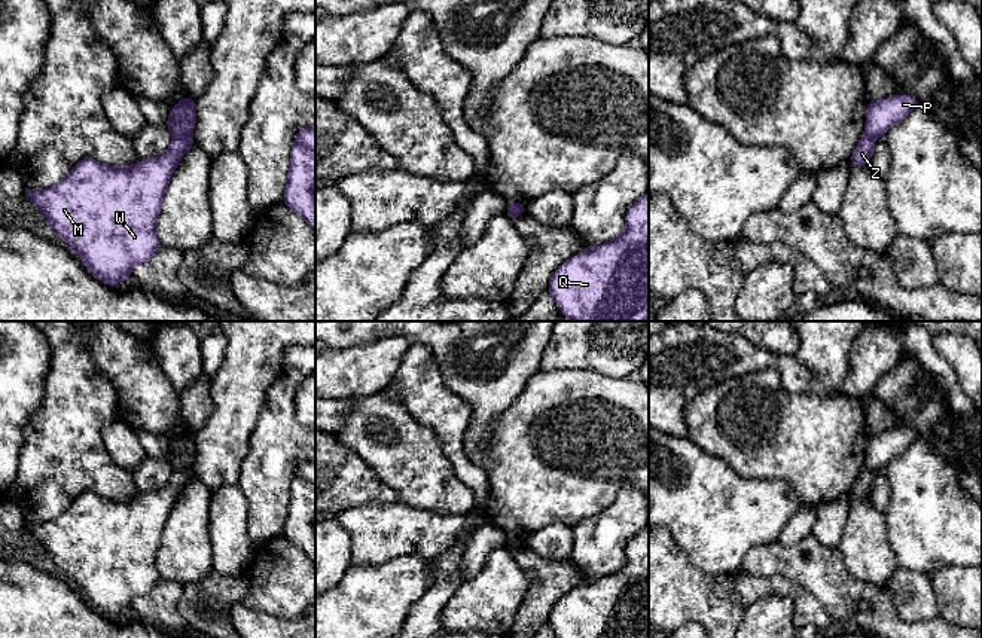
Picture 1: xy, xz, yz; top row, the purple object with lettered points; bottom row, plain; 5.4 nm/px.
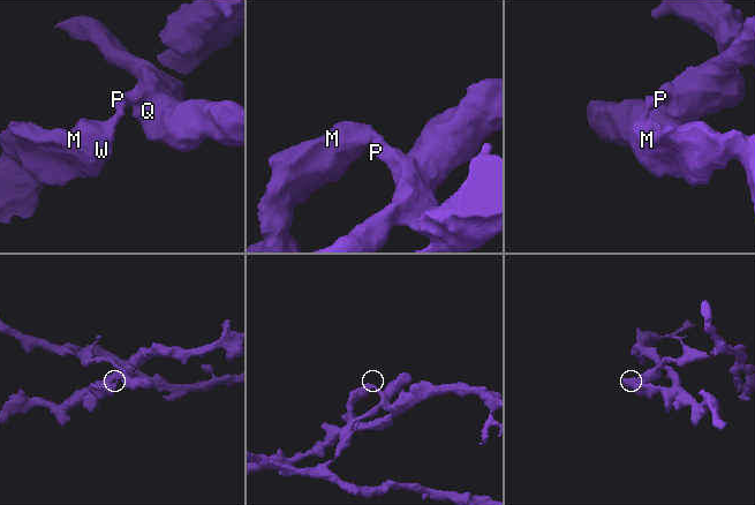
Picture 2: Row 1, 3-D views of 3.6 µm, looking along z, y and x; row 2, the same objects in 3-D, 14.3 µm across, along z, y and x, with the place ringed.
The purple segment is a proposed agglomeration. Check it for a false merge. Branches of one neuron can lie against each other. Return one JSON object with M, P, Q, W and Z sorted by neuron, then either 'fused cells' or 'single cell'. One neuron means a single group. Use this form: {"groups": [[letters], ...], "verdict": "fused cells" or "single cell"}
{"groups": [["M", "W", "Z"], ["P", "Q"]], "verdict": "fused cells"}

